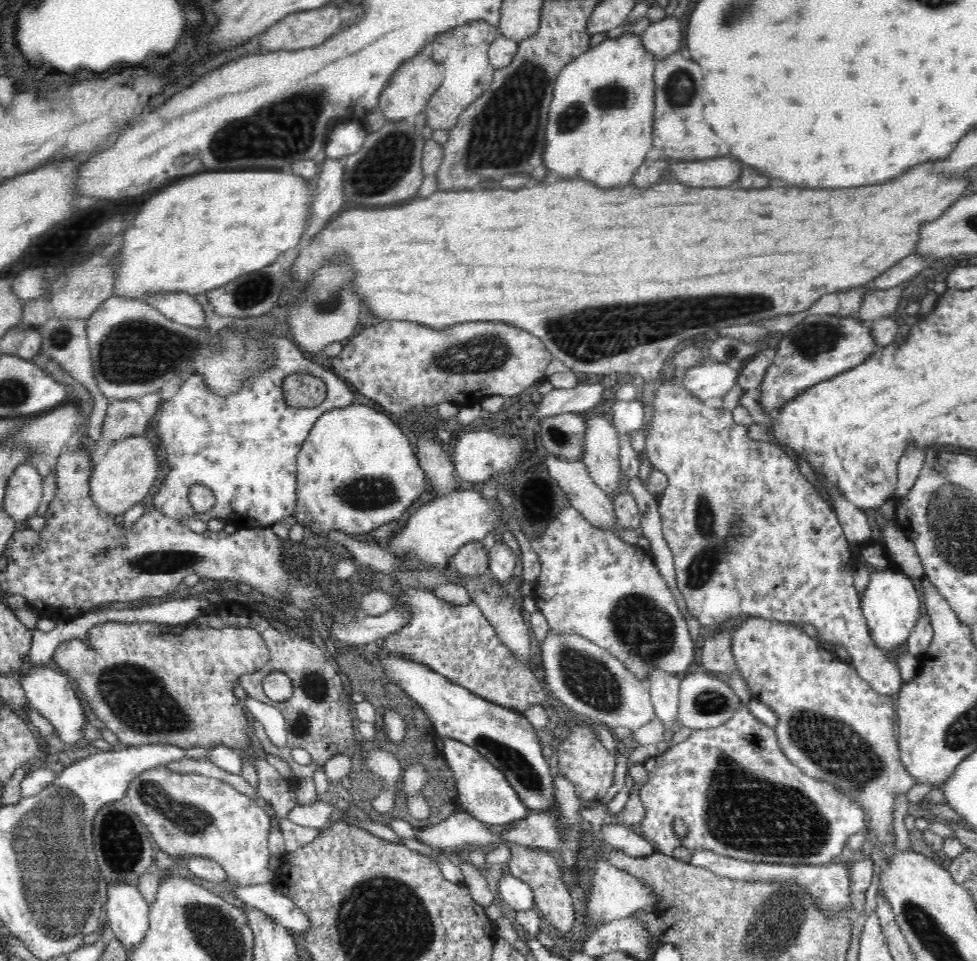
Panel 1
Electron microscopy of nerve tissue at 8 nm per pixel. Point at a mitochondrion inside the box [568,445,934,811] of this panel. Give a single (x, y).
(827, 742)

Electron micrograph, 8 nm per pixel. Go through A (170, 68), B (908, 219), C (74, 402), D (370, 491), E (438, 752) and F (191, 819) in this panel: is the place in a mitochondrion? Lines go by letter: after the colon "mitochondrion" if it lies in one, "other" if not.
A: other
B: other
C: other
D: mitochondrion
E: other
F: mitochondrion

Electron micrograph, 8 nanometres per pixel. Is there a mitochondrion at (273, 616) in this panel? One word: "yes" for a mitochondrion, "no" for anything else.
no

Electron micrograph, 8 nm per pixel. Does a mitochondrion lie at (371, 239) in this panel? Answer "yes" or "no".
no

